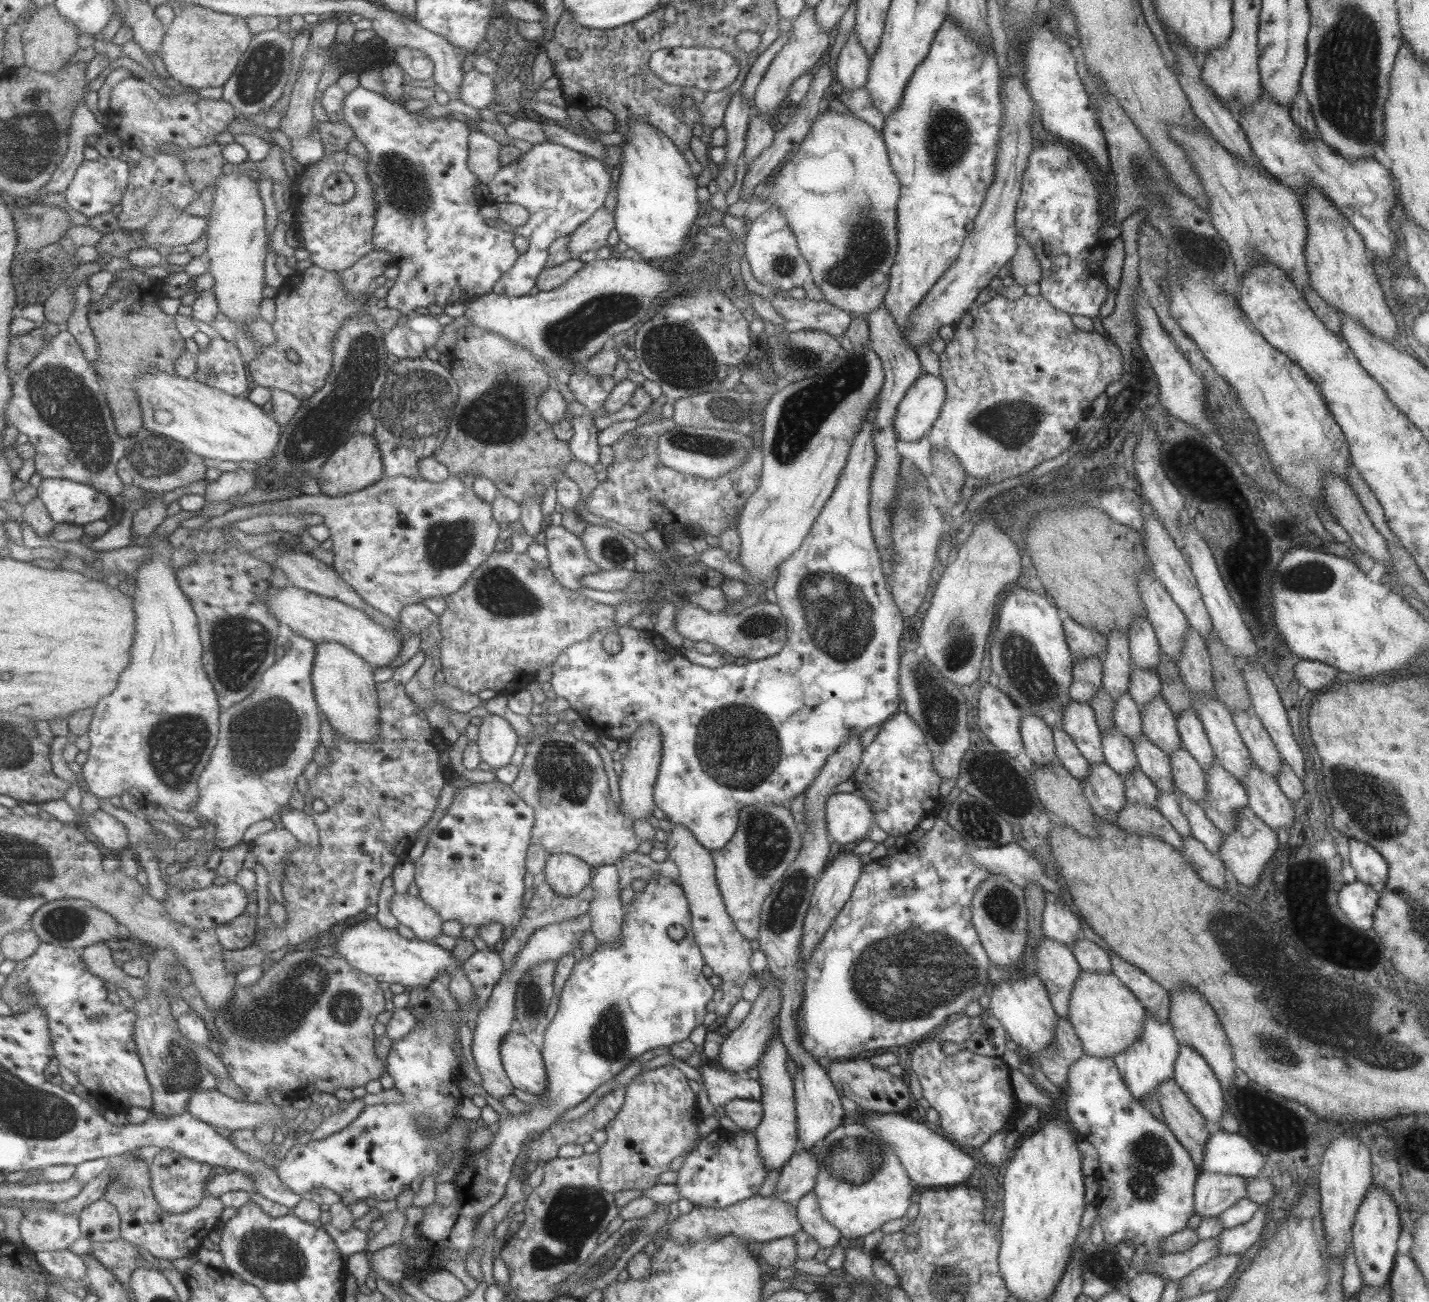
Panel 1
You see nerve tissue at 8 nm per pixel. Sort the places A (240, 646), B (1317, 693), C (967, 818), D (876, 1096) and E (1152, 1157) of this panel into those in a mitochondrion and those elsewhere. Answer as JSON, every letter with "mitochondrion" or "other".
{"A":"mitochondrion","B":"other","C":"mitochondrion","D":"other","E":"mitochondrion"}

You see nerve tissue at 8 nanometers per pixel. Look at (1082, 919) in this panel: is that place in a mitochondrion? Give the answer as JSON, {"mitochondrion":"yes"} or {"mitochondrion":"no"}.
{"mitochondrion":"no"}

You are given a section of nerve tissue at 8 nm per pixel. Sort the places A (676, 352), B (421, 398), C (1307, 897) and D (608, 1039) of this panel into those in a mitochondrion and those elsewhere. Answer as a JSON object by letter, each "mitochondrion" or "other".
{"A":"mitochondrion","B":"mitochondrion","C":"other","D":"mitochondrion"}

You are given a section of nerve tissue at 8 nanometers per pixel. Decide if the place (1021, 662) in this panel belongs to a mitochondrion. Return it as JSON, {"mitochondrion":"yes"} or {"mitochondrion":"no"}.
{"mitochondrion":"yes"}

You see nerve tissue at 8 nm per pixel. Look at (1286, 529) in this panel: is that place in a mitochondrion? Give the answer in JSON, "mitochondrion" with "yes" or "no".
{"mitochondrion":"no"}

